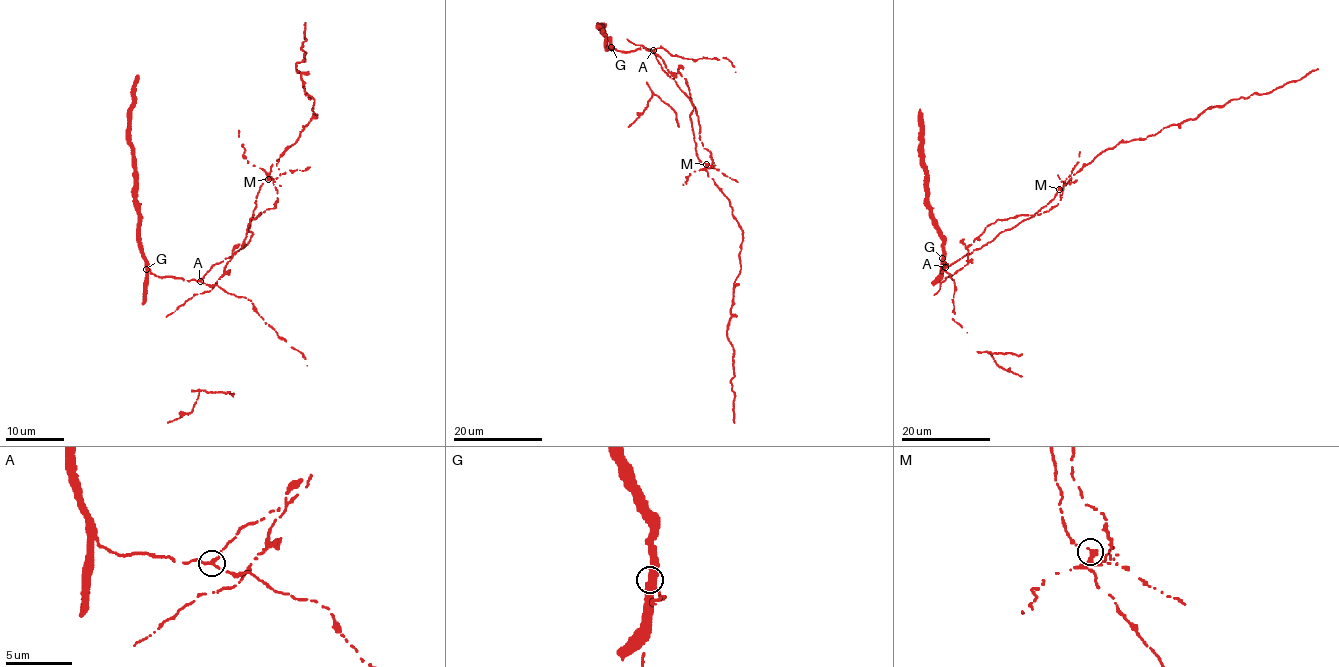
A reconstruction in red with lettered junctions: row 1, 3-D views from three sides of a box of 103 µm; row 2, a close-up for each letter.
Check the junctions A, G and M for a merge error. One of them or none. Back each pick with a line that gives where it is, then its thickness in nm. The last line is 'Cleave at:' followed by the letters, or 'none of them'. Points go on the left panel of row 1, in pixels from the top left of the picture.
M: place (268, 179); calibre 280 nm
Cleave at: M

